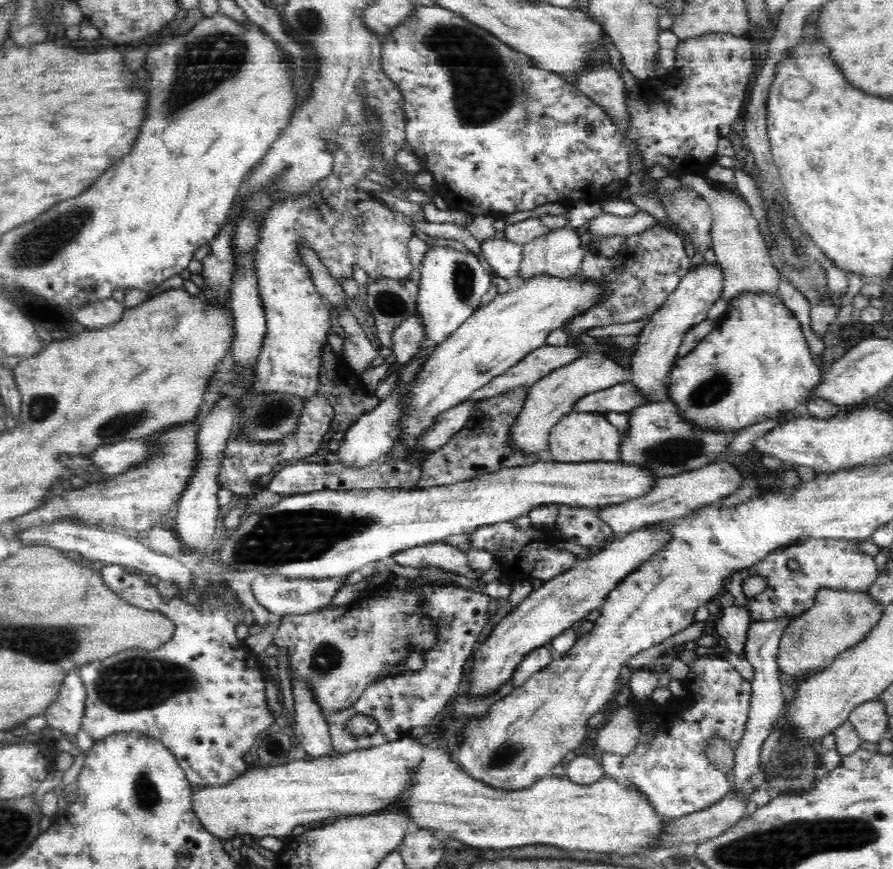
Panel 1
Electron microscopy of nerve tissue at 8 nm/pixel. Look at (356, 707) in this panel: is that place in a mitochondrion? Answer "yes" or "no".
no

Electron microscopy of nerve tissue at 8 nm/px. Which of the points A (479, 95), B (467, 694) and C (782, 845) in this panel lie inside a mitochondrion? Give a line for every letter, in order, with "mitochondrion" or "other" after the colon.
A: mitochondrion
B: other
C: mitochondrion

